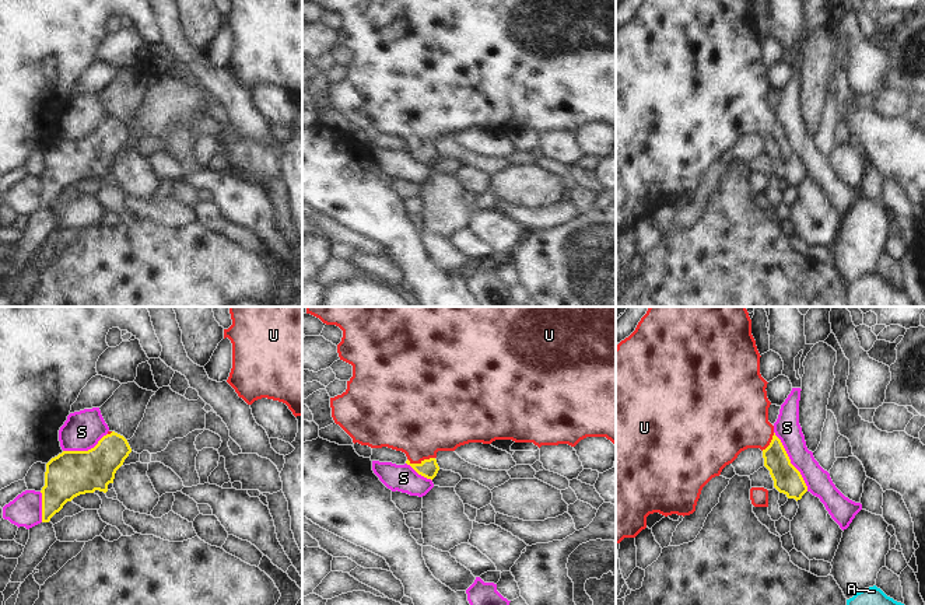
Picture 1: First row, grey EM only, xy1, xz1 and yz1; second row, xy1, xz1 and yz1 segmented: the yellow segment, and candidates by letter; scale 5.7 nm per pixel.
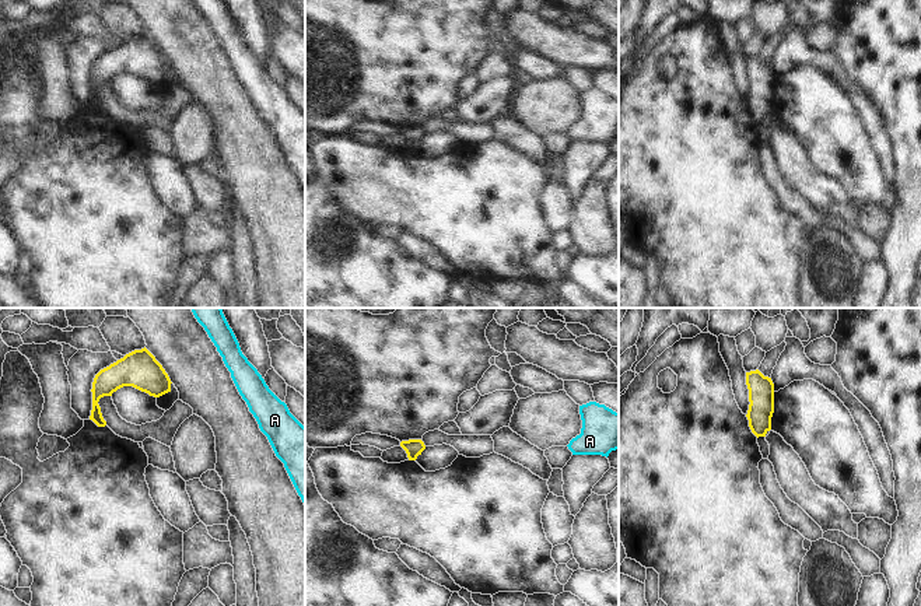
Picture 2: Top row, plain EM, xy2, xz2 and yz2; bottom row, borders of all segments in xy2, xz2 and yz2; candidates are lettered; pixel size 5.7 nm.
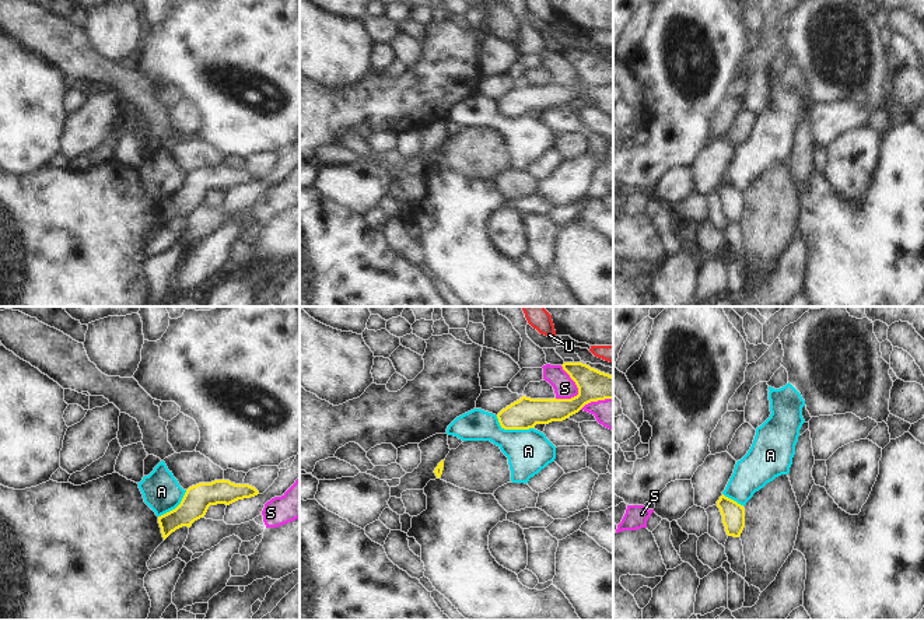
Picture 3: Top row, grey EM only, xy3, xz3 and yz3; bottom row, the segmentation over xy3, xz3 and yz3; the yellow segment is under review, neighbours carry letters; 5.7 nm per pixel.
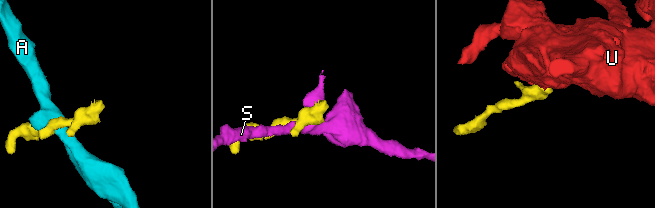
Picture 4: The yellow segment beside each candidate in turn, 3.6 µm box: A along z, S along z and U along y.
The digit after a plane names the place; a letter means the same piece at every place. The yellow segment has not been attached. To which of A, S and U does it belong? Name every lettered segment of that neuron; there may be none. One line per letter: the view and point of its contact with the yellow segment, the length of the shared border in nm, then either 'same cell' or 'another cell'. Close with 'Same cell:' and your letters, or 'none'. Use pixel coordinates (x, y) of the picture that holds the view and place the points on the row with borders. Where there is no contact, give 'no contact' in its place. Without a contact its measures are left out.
A: xz3 (513, 428) | 240 nm | another cell
S: yz1 (789, 461) | 400 nm | another cell
U: xz1 (421, 461) | 160 nm | same cell
Same cell: U

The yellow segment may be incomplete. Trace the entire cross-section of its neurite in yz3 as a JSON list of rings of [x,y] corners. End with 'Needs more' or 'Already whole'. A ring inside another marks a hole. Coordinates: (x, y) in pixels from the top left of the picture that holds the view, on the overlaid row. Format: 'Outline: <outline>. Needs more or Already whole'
Outline: [[[724,494],[717,501],[728,536],[739,537],[745,528],[745,508]]]. Already whole.

